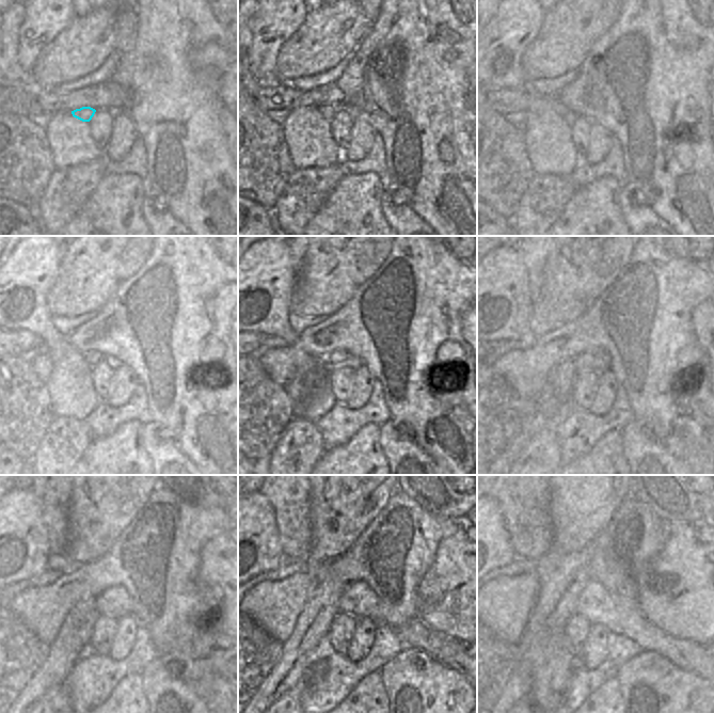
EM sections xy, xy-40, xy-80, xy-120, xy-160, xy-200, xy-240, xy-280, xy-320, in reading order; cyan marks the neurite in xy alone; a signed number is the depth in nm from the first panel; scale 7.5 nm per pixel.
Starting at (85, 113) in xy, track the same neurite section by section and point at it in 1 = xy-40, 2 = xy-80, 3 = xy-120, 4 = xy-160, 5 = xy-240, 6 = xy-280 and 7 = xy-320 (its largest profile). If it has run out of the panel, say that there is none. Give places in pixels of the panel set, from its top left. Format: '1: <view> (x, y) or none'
1: xy-40 (327, 111)
2: xy-80 (569, 117)
3: xy-120 (93, 359)
4: xy-160 (337, 359)
5: xy-240 (115, 602)
6: xy-280 (358, 600)
7: xy-320 (594, 603)

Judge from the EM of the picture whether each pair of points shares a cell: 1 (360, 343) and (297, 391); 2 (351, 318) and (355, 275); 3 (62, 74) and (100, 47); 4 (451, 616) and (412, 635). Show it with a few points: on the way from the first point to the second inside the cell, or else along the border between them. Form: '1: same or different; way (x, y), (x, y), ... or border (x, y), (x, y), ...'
1: different; border (322, 359), (306, 354), (298, 366)
2: different; border (370, 276), (336, 313)
3: same; way (72, 64), (91, 47)
4: different; border (417, 619), (441, 635), (450, 638)

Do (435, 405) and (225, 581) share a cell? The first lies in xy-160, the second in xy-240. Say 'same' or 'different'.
different

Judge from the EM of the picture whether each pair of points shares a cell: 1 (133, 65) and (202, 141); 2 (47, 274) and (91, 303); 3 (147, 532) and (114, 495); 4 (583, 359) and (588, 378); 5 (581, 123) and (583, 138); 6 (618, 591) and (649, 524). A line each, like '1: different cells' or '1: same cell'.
1: same cell
2: different cells
3: different cells
4: different cells
5: same cell
6: same cell

